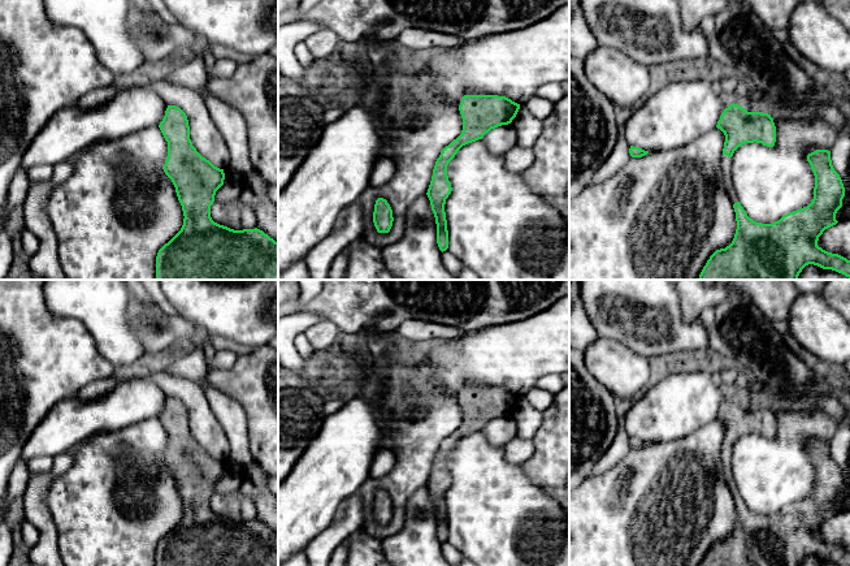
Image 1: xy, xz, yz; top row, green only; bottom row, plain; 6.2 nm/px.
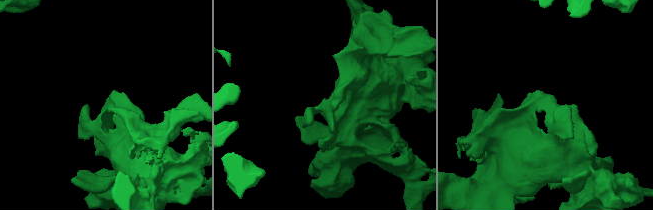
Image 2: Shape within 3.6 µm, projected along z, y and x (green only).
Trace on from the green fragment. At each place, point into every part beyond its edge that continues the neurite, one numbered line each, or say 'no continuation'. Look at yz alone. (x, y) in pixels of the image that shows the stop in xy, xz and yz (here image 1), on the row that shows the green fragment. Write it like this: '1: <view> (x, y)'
1: yz (725, 163)

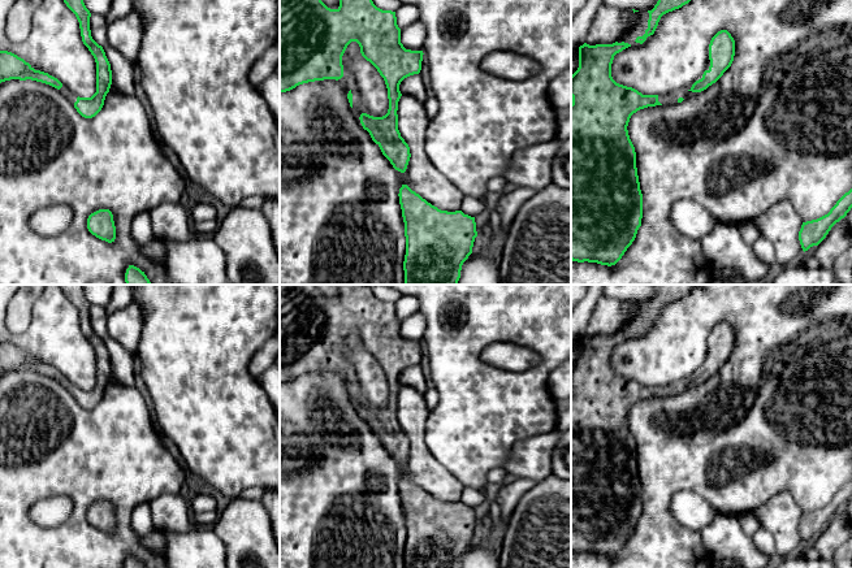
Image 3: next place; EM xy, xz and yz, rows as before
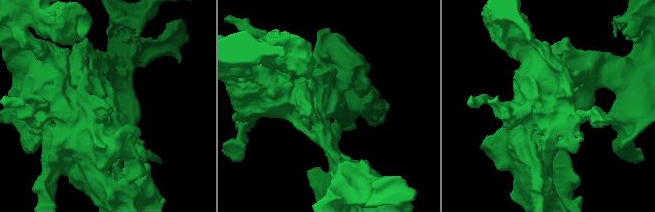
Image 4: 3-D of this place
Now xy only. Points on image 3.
1: xy (68, 94)

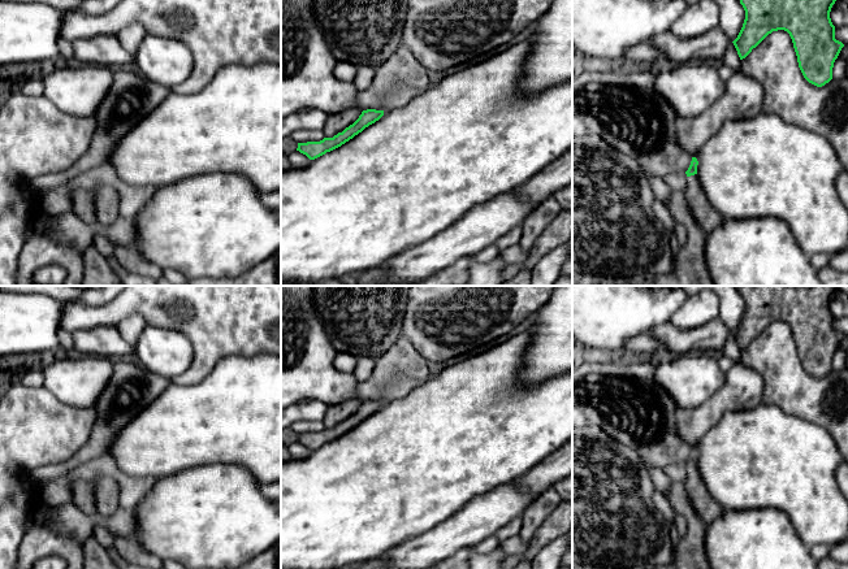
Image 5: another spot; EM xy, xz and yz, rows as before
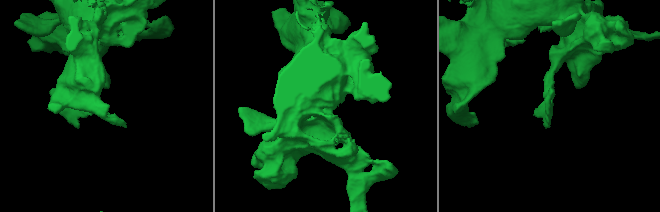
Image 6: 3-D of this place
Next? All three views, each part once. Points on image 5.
1: yz (708, 218)

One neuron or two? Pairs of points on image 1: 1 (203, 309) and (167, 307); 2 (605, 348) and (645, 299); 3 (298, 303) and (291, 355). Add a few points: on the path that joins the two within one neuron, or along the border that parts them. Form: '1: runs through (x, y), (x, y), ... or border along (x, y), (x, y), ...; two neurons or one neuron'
1: border along (163, 293), (177, 314); two neurons
2: border along (599, 336), (615, 338), (638, 354); two neurons
3: border along (291, 314), (319, 314), (326, 319); two neurons

